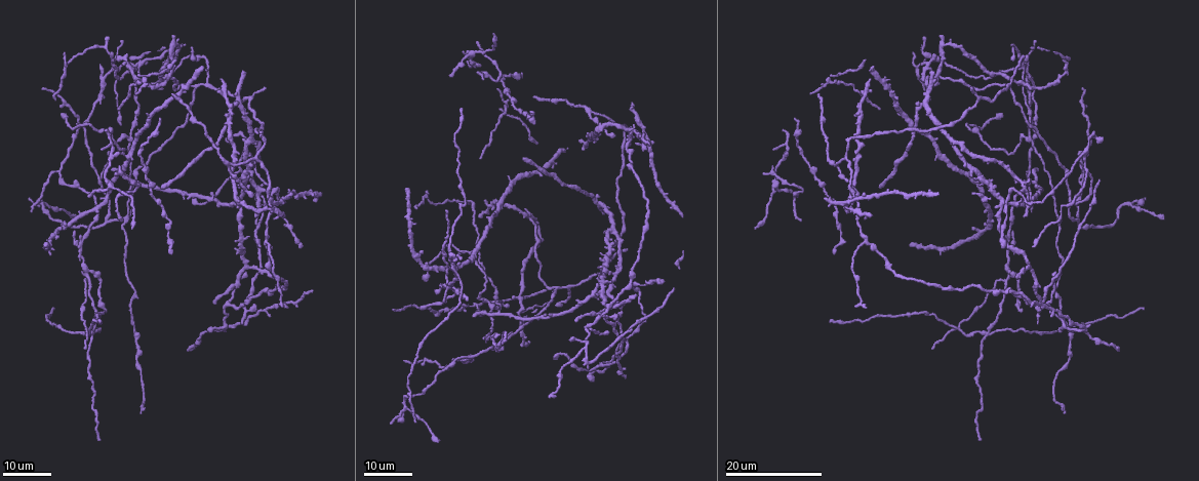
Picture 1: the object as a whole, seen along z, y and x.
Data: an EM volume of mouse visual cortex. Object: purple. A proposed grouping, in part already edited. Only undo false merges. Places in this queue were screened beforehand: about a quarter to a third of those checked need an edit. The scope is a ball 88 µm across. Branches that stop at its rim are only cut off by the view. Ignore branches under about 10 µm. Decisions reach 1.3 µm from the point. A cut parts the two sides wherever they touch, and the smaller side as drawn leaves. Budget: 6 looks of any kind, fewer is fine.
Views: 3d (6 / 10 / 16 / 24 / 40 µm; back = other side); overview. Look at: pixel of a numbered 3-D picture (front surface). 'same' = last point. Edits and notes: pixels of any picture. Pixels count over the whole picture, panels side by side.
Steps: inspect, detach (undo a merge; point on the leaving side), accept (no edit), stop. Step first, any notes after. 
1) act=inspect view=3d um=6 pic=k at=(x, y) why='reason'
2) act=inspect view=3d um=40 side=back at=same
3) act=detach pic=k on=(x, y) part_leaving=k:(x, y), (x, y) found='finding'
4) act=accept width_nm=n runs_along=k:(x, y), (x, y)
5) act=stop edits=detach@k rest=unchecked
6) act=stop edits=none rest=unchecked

act=inspect view=3d um=24 pic=1 at=(865, 242) why='three-way junction'

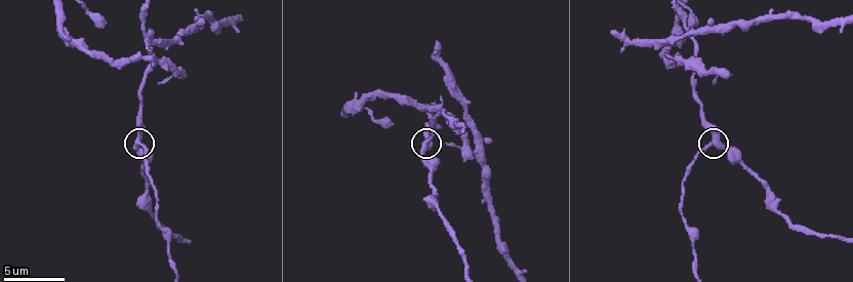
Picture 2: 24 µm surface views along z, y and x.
act=inspect view=3d um=6 pic=2 at=(138, 144) why='zoom in'

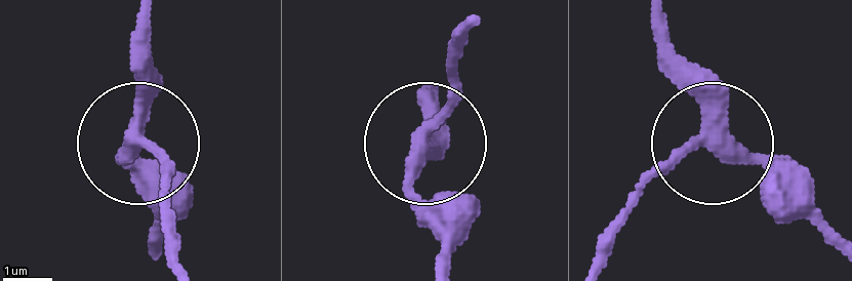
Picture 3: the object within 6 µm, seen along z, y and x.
act=inspect view=3d um=6 side=back pic=3 at=(709, 144)

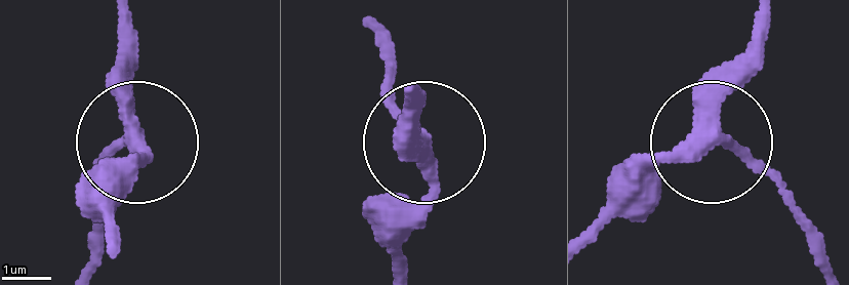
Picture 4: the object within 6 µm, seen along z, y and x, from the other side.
act=accept side_arm_um=18 runs_along=4:(764, 16), (760, 66), (715, 126), (809, 220) found='one neuron here'

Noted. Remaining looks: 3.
act=inspect view=3d um=16 pic=1 at=(1069, 328) why='side arm on a straight run'

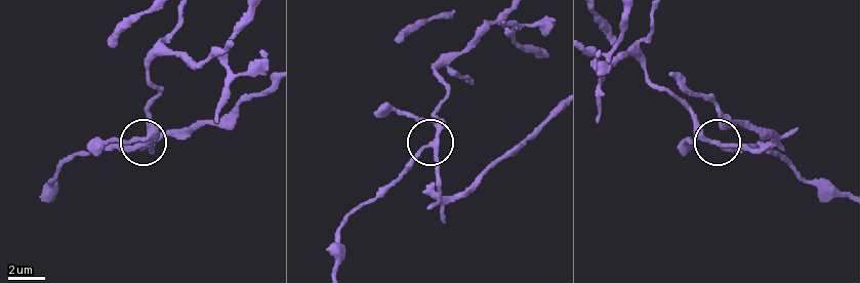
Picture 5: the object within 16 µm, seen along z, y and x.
act=inspect view=3d um=10 pic=5 at=(140, 146)

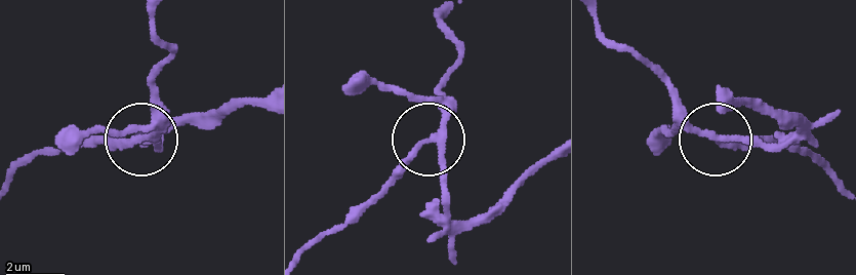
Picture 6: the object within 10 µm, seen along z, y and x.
act=accept width_nm=220 found='all the same neuron'

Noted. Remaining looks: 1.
act=stop edits=none rest=unchecked

